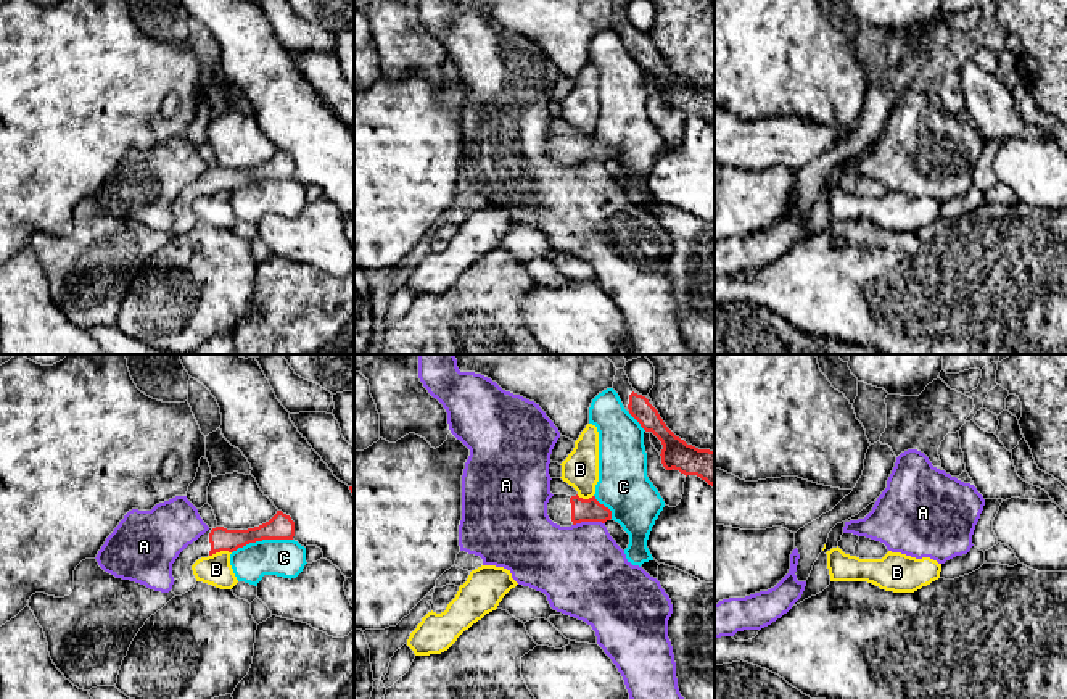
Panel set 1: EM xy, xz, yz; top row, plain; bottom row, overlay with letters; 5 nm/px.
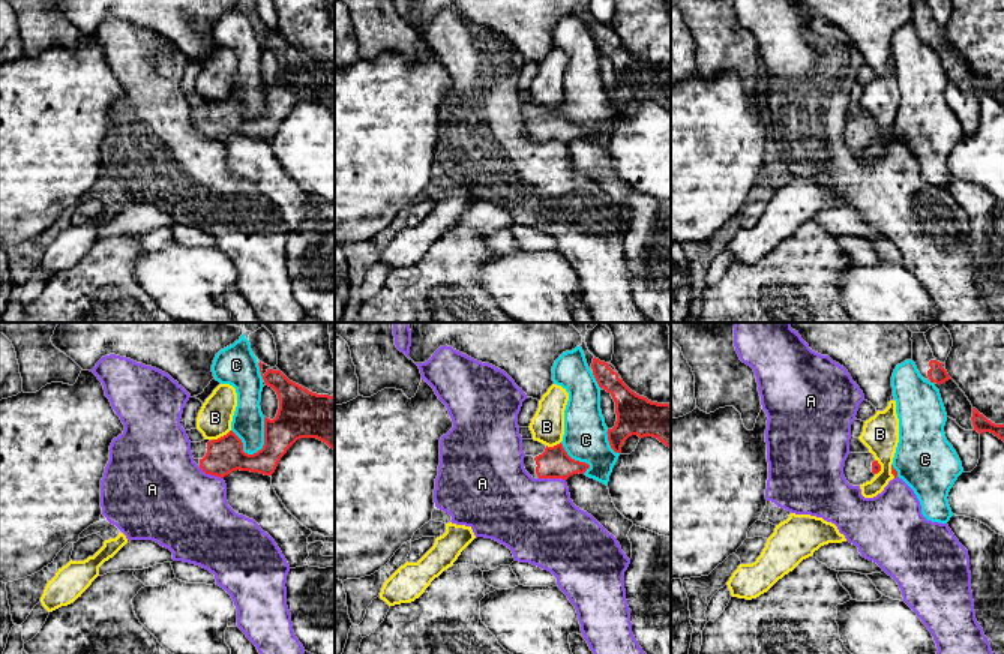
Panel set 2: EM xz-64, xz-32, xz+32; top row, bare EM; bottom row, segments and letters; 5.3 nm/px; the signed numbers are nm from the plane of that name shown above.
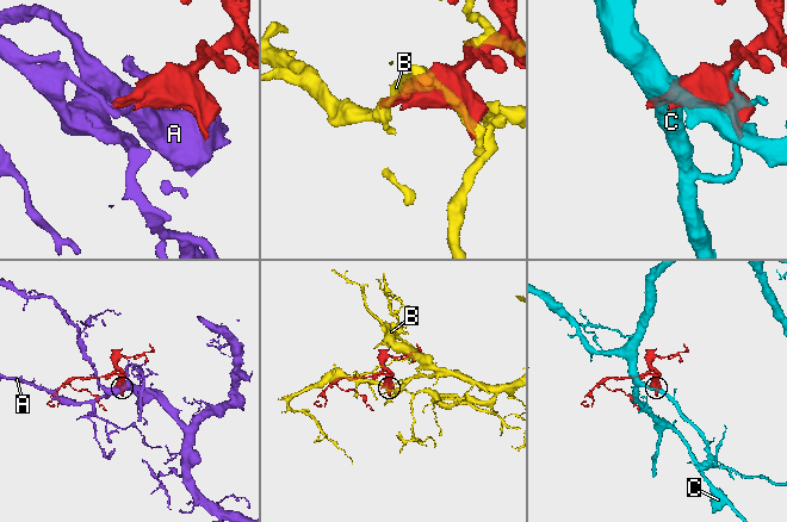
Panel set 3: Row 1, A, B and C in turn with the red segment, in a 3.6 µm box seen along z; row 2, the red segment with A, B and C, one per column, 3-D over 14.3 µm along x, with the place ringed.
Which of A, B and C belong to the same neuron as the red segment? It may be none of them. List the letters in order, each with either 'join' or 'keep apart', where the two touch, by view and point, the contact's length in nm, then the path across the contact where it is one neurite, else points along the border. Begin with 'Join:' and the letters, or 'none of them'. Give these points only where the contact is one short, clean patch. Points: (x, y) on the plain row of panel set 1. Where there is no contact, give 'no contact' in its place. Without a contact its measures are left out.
Join: none of them
A: keep apart | xz (588, 160) | 160 nm | along xz (604, 161), (576, 161), (573, 165)
B: keep apart | xy (219, 190) | 110 nm
C: keep apart | xy (261, 179) | 320 nm

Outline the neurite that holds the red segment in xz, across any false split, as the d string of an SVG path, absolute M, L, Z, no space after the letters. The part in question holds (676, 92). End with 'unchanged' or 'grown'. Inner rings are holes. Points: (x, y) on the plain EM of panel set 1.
M618 8L612 26L624 48L641 63L645 71L652 71L663 84L661 103L666 110L697 114L715 127L715 90L698 89L676 76L663 61L652 39L639 34L624 11Z | grown

